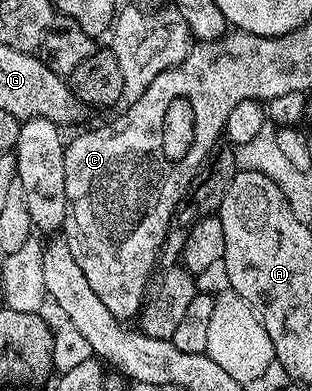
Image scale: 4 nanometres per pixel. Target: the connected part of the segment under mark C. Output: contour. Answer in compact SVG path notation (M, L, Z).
M129 105L117 126L88 130L64 148L68 213L62 237L98 300L121 320L141 313L153 277L152 269L158 266L161 257L171 214L185 197L183 192L174 192L172 188L146 186L144 170L140 164L130 162L134 160L136 144L144 144L136 142L134 134L136 110Z

